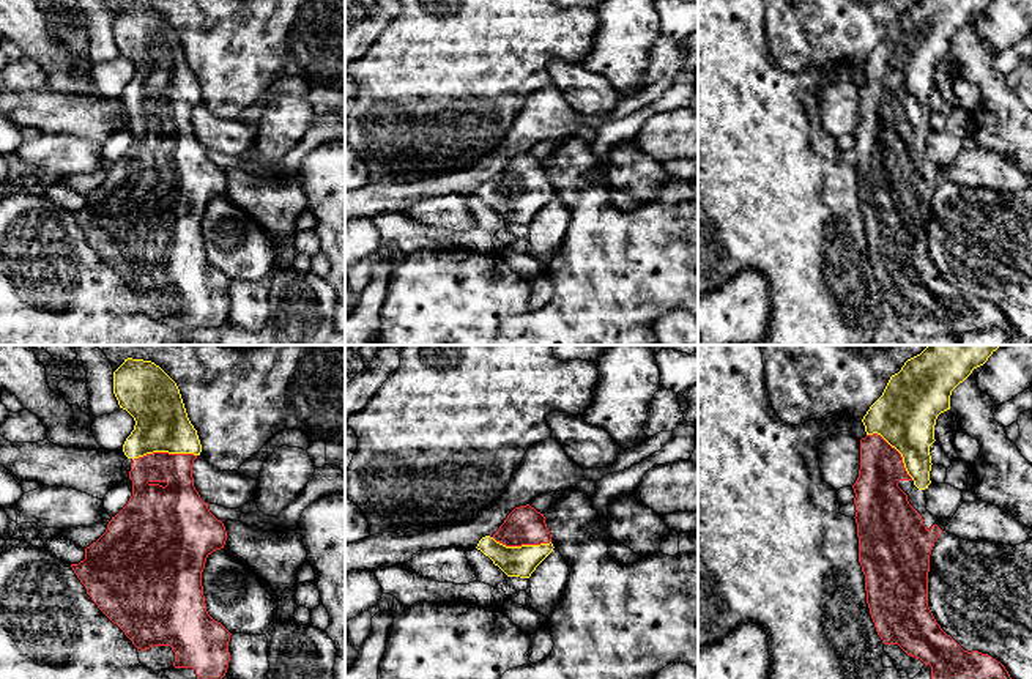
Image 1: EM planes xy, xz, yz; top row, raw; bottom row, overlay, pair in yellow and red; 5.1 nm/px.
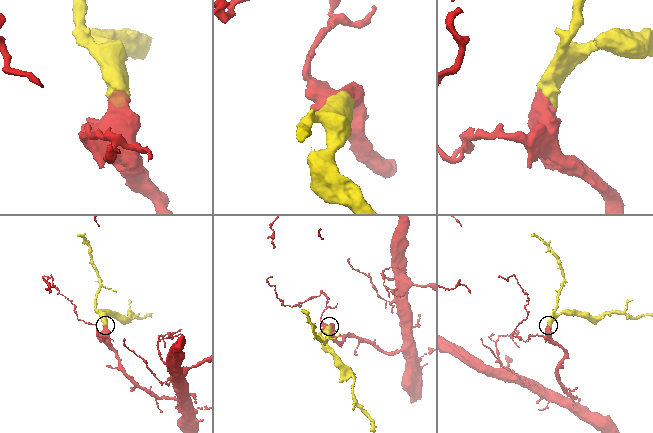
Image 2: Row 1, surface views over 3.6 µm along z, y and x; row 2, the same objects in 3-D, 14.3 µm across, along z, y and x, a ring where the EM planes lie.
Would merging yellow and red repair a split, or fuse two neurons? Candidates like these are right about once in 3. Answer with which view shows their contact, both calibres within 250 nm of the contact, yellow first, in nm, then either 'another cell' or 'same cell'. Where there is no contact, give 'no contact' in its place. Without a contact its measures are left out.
xy | 280/180 nm | same cell

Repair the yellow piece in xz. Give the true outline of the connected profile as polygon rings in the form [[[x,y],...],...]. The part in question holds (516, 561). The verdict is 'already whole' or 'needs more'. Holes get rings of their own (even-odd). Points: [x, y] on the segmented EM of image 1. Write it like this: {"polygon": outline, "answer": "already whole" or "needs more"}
{"polygon": [[[526,504],[515,507],[499,529],[492,537],[482,537],[476,548],[488,556],[507,577],[529,578],[555,547],[544,514]]], "answer": "needs more"}

